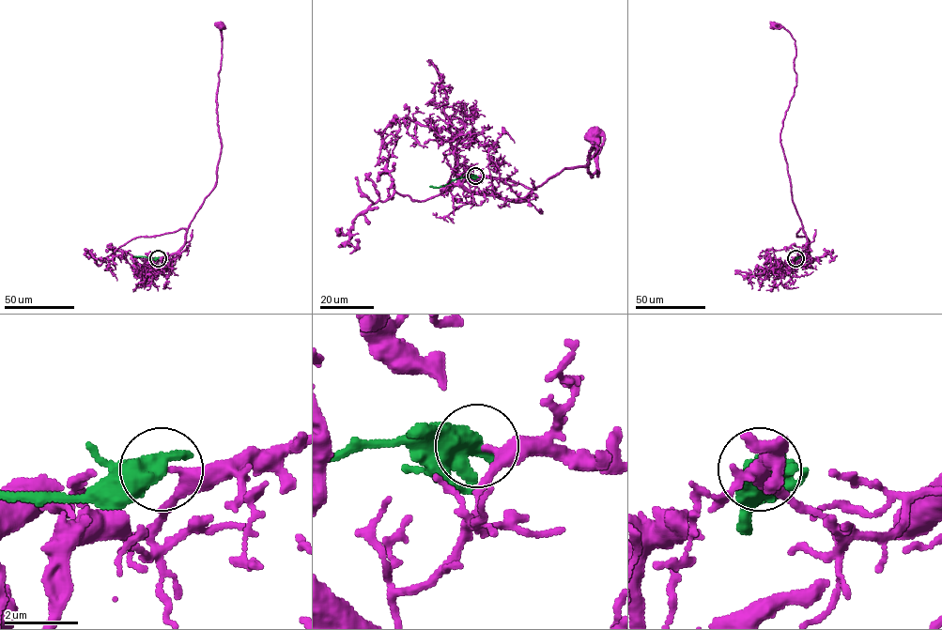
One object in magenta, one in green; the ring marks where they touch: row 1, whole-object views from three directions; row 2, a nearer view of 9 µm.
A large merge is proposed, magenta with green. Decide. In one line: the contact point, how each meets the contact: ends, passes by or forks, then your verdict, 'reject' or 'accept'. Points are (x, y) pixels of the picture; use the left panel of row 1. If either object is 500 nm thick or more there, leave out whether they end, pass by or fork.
(158, 258) | reject

